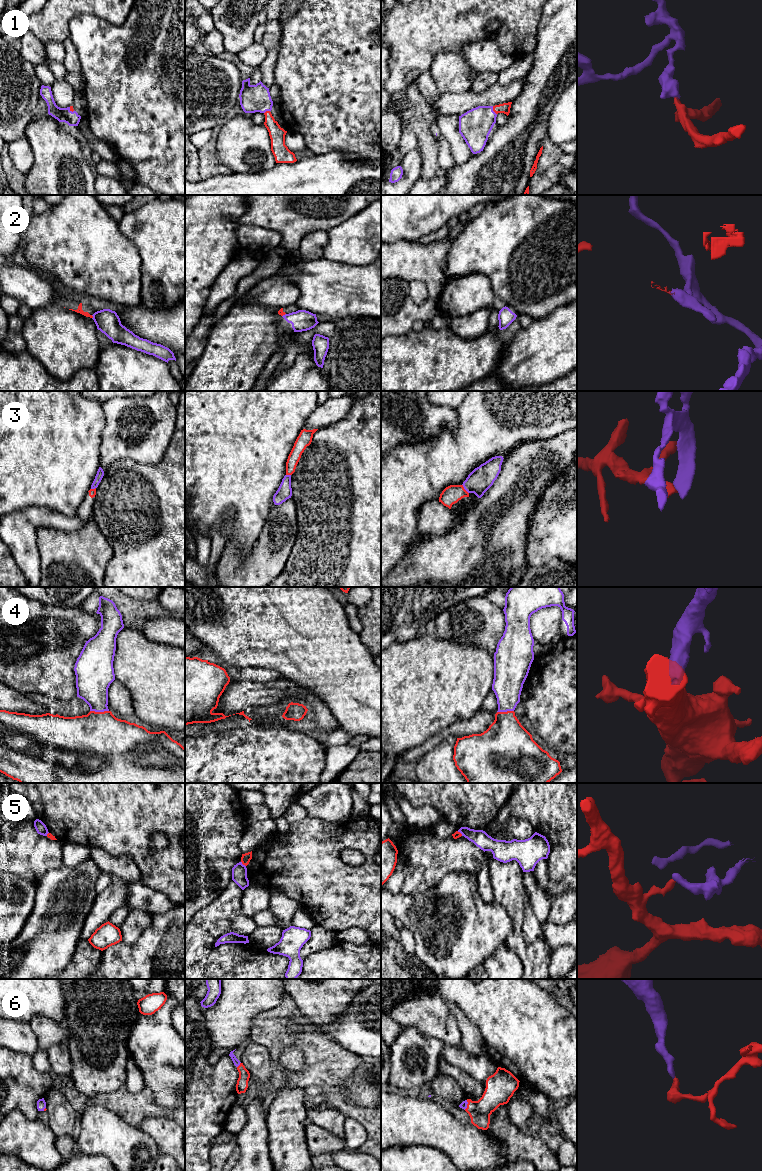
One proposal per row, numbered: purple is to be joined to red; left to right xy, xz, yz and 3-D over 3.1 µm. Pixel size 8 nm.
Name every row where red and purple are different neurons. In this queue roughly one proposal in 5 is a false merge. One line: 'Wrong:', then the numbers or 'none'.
Wrong: 5

